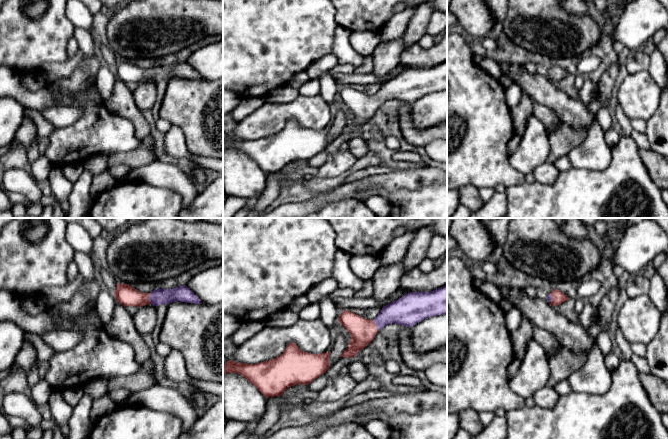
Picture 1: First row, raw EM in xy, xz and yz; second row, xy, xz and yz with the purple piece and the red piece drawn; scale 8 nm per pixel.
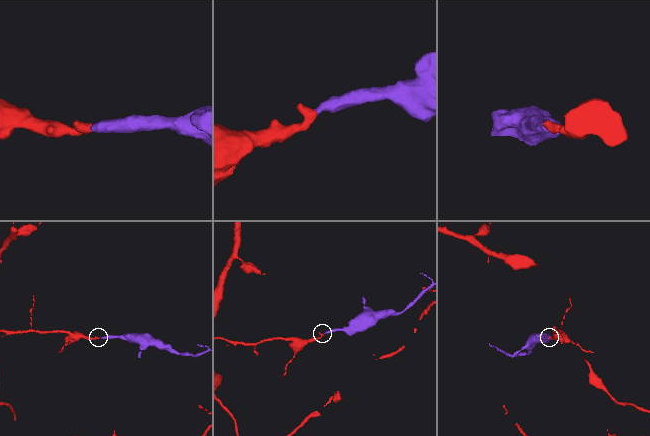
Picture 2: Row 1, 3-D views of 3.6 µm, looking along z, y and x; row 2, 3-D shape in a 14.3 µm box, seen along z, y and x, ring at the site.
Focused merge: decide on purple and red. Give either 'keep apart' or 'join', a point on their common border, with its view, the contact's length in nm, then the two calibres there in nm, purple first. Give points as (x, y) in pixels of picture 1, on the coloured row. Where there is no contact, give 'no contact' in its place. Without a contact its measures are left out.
join; meets purple in xy at (149, 298); contact 90 nm long; 130 nm thick on the purple side, 160 nm on the other

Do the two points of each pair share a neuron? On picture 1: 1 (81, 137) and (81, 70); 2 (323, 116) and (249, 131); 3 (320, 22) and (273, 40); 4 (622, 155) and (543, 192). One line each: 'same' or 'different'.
1: same
2: same
3: same
4: same

